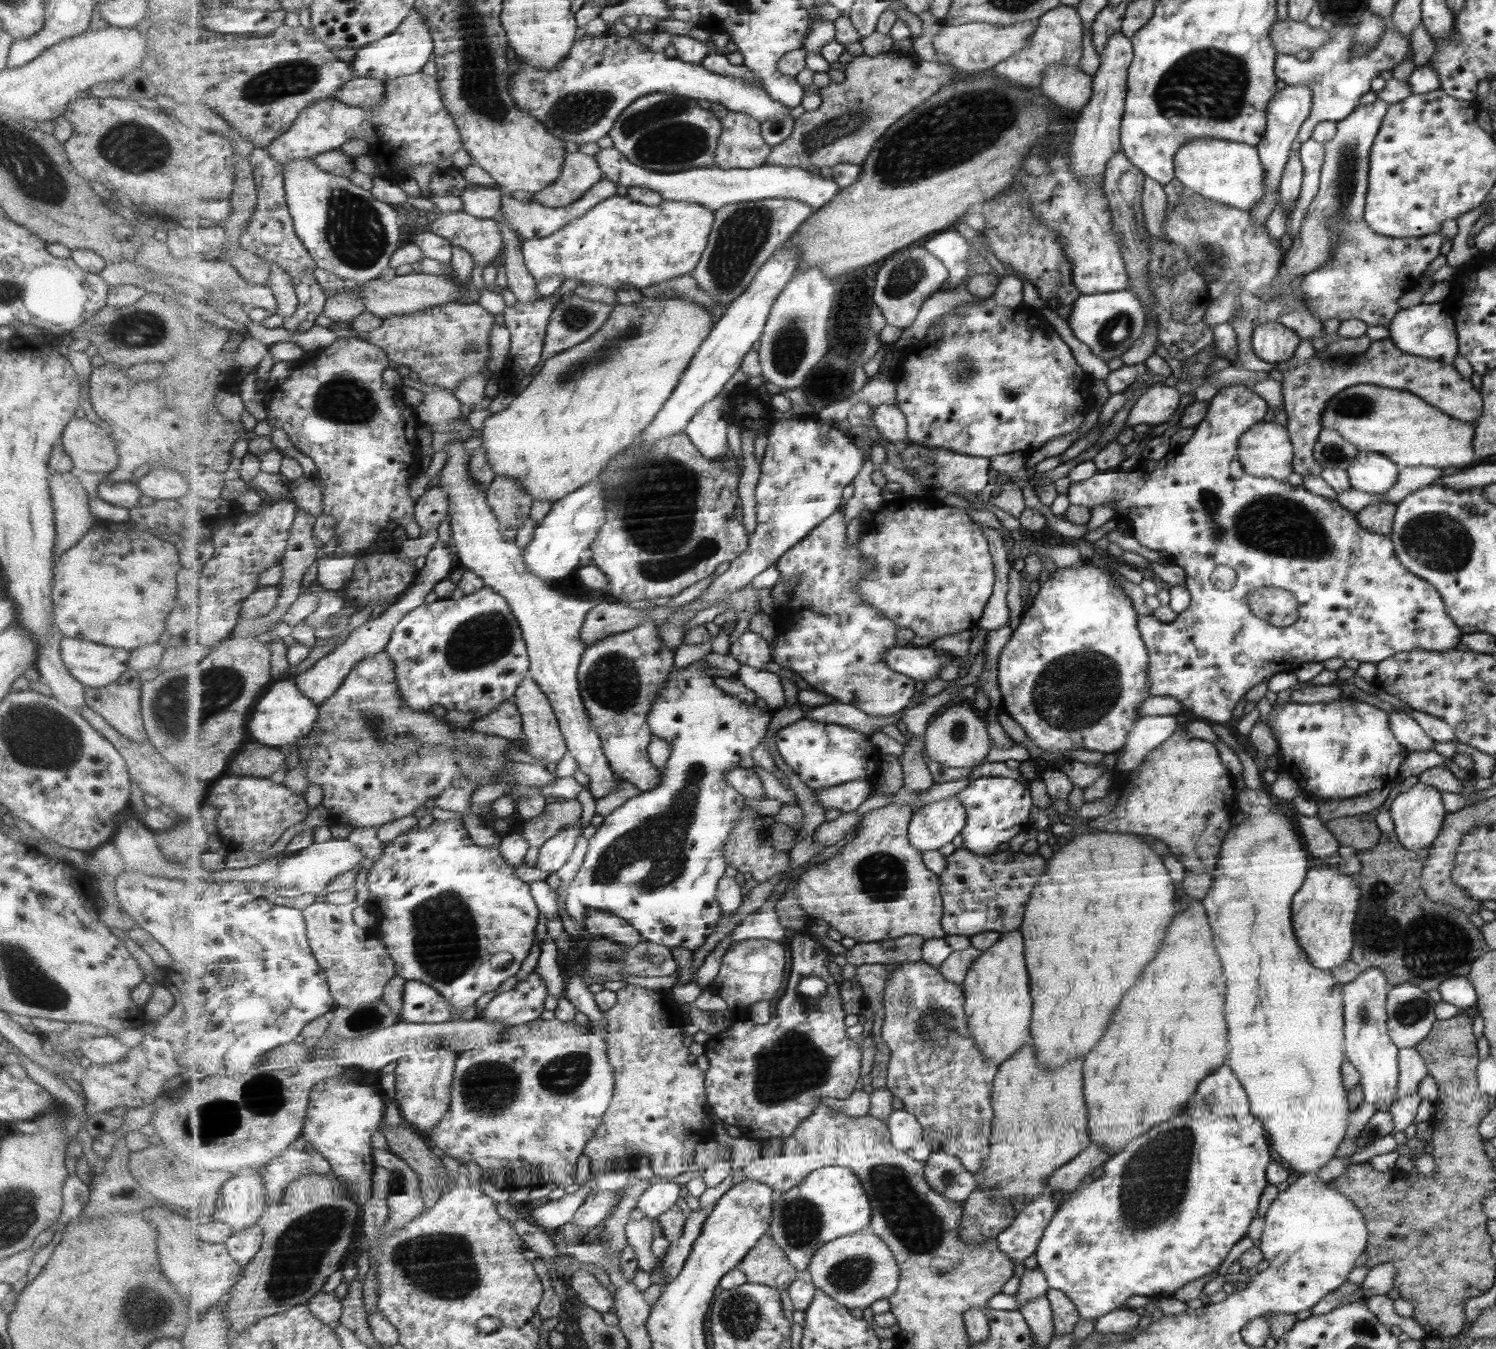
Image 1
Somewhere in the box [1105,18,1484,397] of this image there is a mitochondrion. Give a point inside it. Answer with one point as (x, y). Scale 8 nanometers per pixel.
(1208, 83)

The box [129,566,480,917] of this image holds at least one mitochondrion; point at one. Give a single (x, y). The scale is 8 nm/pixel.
(178, 698)

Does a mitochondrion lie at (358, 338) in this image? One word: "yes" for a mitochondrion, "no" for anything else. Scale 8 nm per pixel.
no

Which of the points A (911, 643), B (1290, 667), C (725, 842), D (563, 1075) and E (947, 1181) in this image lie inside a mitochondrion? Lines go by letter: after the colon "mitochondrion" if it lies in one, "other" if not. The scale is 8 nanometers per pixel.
A: other
B: other
C: other
D: mitochondrion
E: mitochondrion

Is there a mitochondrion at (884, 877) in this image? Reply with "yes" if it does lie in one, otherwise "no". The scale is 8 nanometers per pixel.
yes

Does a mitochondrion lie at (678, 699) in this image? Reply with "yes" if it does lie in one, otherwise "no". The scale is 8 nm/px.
no

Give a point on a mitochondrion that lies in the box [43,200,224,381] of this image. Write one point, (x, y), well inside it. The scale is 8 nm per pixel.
(150, 329)

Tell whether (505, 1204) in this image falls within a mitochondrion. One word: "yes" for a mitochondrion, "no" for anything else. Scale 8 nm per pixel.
no

